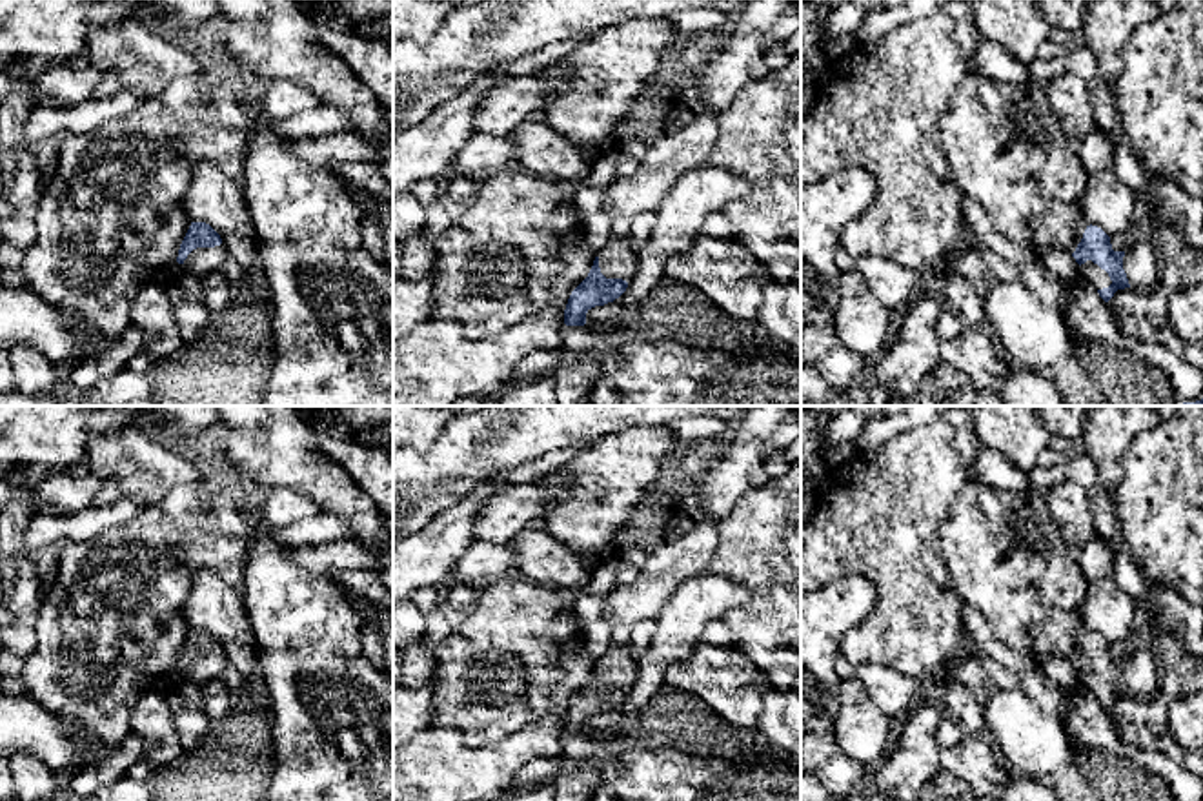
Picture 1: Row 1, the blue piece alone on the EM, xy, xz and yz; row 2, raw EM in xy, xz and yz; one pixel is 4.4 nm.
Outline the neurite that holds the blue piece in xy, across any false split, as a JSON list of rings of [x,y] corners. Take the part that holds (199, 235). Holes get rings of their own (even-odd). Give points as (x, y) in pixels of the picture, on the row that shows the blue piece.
[[[191,222],[180,244],[177,262],[184,273],[204,277],[218,269],[227,257],[220,235],[209,224]]]

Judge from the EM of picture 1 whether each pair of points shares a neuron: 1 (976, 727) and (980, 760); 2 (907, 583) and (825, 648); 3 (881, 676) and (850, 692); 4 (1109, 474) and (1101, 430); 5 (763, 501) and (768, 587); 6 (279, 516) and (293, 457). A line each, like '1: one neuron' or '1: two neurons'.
1: two neurons
2: two neurons
3: two neurons
4: one neuron
5: one neuron
6: two neurons

